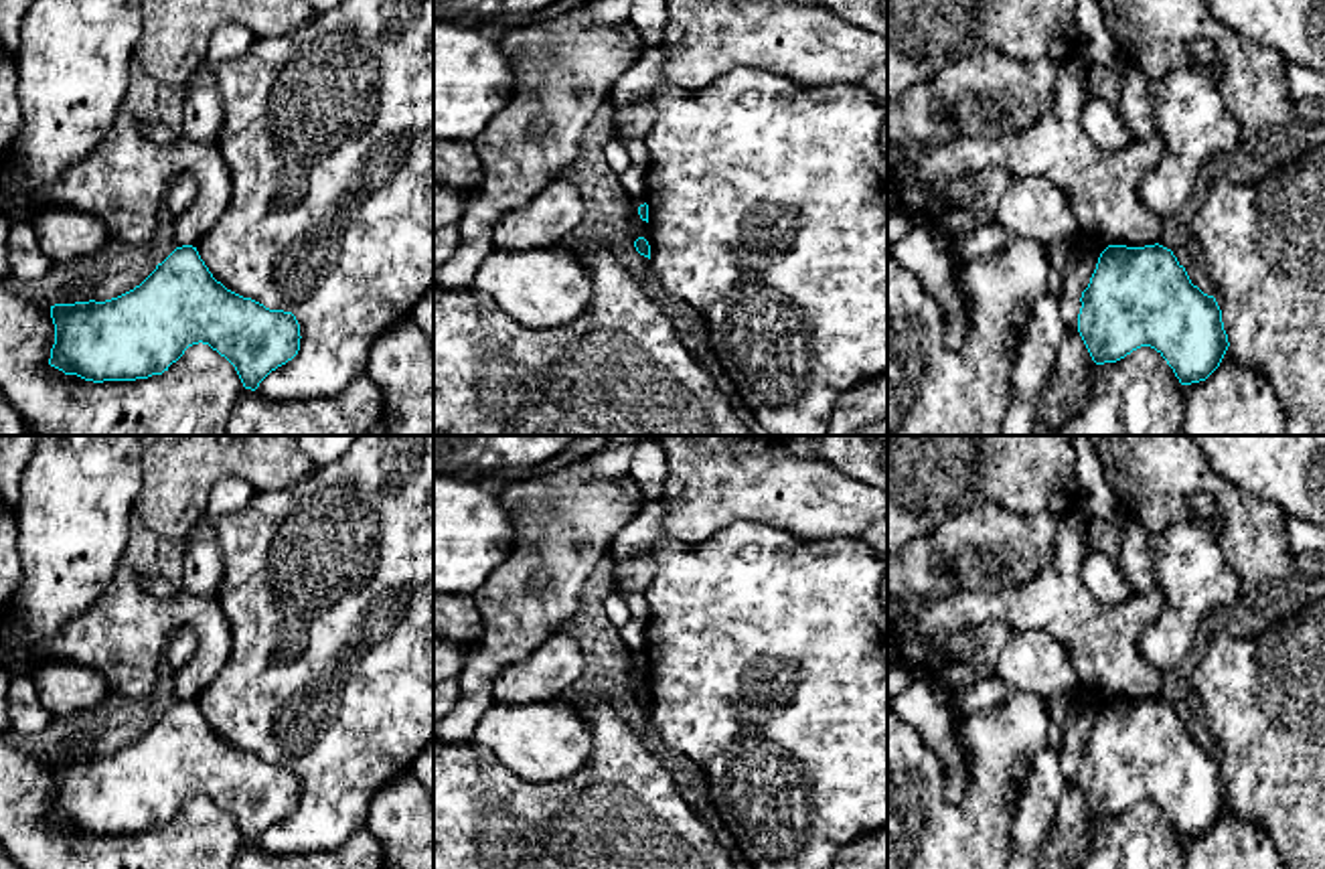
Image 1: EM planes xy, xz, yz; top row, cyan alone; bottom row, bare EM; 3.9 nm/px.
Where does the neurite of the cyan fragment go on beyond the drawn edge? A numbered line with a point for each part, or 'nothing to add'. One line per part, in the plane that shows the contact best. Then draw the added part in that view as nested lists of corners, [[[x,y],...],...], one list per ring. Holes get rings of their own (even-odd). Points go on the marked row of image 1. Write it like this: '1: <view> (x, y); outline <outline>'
nothing to add

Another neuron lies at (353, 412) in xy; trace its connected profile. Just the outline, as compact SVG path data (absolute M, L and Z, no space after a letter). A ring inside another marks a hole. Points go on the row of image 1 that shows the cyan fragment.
M363 371L338 395L271 401L243 389L229 417L229 436L363 436L383 417L377 383Z

